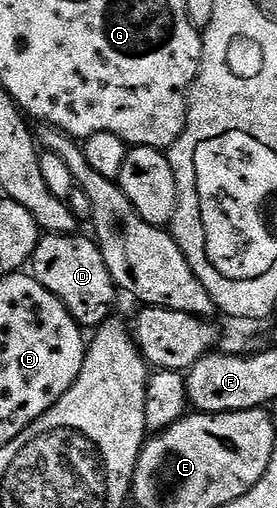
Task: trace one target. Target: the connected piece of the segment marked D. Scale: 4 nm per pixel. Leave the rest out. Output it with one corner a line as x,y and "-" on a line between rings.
52,233
39,238
39,246
31,256
30,272
43,286
71,312
73,319
81,327
98,327
112,316
111,308
115,305
117,286
99,246
90,236
64,235

